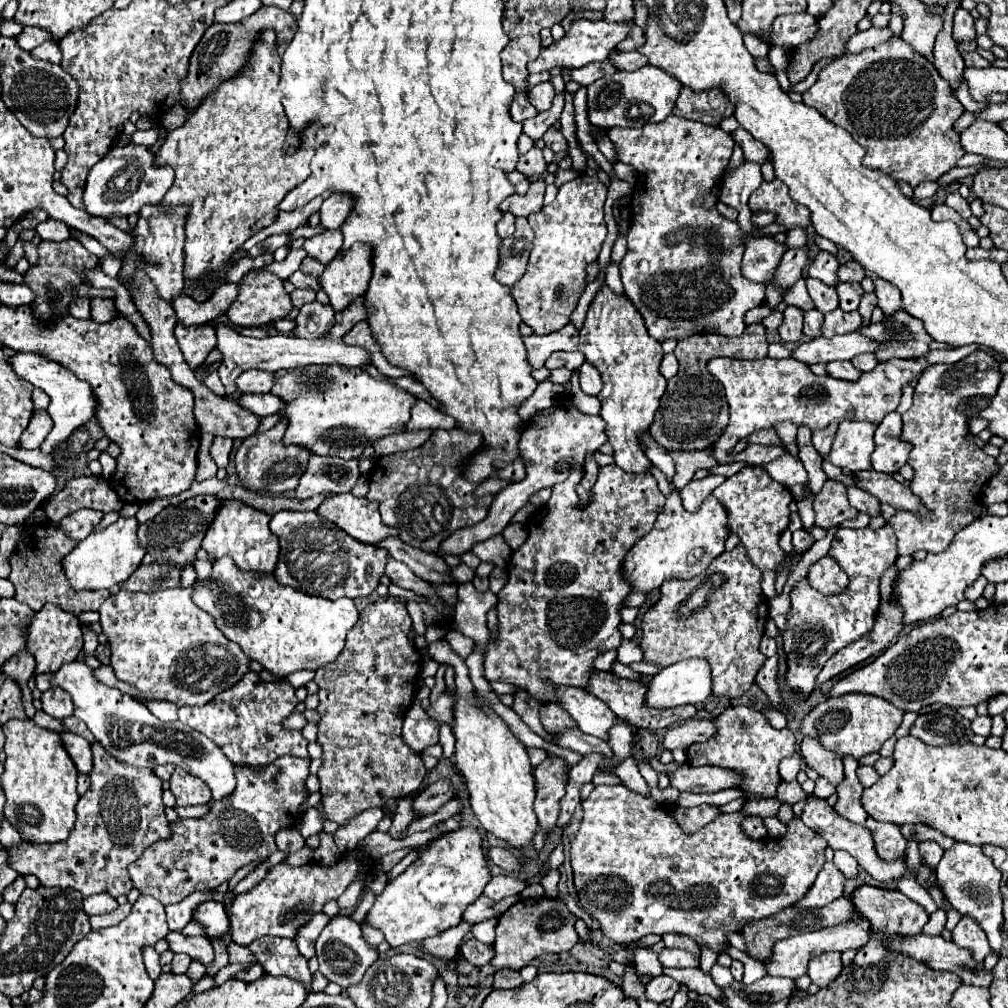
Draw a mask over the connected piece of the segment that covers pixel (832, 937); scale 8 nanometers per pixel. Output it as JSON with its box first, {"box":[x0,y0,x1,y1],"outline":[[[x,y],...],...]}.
{"box":[764,920,870,978],"outline":[[[856,920],[850,924],[842,924],[842,926],[834,926],[834,928],[824,928],[820,932],[812,932],[812,934],[798,934],[798,936],[788,936],[784,940],[778,940],[772,948],[772,956],[764,962],[766,972],[770,976],[786,976],[786,978],[798,978],[806,974],[808,962],[824,952],[844,952],[848,948],[862,948],[868,942],[868,930],[870,930],[870,922],[868,920]]]}

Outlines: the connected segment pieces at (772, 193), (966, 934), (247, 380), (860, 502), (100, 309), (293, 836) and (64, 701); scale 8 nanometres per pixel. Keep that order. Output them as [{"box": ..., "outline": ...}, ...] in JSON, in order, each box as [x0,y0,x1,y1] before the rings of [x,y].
[{"box":[750,178,812,230],"outline":[[[776,178],[772,182],[762,182],[756,192],[750,196],[750,208],[754,212],[772,212],[776,214],[776,222],[788,230],[792,228],[810,228],[812,218],[806,208],[798,208],[794,200],[790,200],[786,186]]]},{"box":[952,916,992,962],"outline":[[[962,916],[958,926],[952,930],[952,940],[959,947],[970,950],[976,962],[984,962],[992,950],[982,928],[978,928],[978,924],[974,924],[968,916]]]},{"box":[236,370,272,394],"outline":[[[246,370],[236,378],[236,390],[242,394],[262,394],[272,388],[272,374],[262,370]]]},{"box":[848,488,880,516],"outline":[[[848,488],[848,500],[856,510],[866,512],[868,516],[880,516],[880,502],[872,494],[862,492],[862,488]]]},{"box":[92,298,118,322],"outline":[[[94,298],[92,300],[92,320],[94,322],[110,322],[118,316],[114,298]]]},{"box":[276,828,304,854],"outline":[[[284,828],[276,836],[276,846],[278,846],[278,850],[292,854],[292,852],[298,852],[298,850],[304,848],[304,838],[296,828]]]},{"box":[42,686,72,720],"outline":[[[52,686],[50,690],[46,690],[42,694],[42,710],[58,720],[66,718],[66,716],[72,716],[72,700],[70,700],[70,694],[66,690],[62,690],[60,686]]]}]

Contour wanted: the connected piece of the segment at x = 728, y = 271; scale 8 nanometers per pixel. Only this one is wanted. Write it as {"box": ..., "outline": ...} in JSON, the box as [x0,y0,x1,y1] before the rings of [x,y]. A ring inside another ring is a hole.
{"box":[608,116,766,342],"outline":[[[668,116],[662,122],[656,124],[644,124],[642,128],[610,128],[608,130],[610,140],[614,142],[616,150],[618,150],[618,160],[624,164],[630,164],[636,172],[638,172],[638,182],[634,186],[632,198],[630,198],[630,210],[632,210],[632,218],[630,218],[630,230],[628,230],[628,252],[622,258],[622,262],[618,264],[620,268],[620,276],[622,276],[622,284],[624,284],[624,292],[628,296],[628,300],[636,306],[636,310],[642,314],[648,334],[652,338],[656,338],[658,342],[666,340],[666,338],[684,338],[690,336],[694,332],[702,332],[702,330],[712,330],[724,336],[738,336],[742,334],[742,330],[746,328],[744,324],[744,312],[762,304],[764,302],[764,290],[766,284],[754,284],[748,282],[746,278],[742,278],[740,274],[740,262],[742,262],[742,252],[744,252],[744,240],[742,240],[742,232],[738,228],[736,222],[726,220],[718,214],[716,210],[716,202],[720,196],[720,178],[728,166],[728,160],[732,156],[732,148],[734,148],[734,140],[728,132],[724,132],[720,126],[708,126],[702,122],[694,122],[694,120],[686,120],[686,118],[678,118],[678,116]]]}

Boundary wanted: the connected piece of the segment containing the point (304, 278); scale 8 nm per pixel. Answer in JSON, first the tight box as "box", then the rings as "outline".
{"box":[288,270,320,290],"outline":[[[300,270],[294,272],[288,280],[290,280],[296,288],[314,288],[314,290],[320,290],[320,288],[318,288],[318,278],[308,276],[308,274],[302,274]]]}

